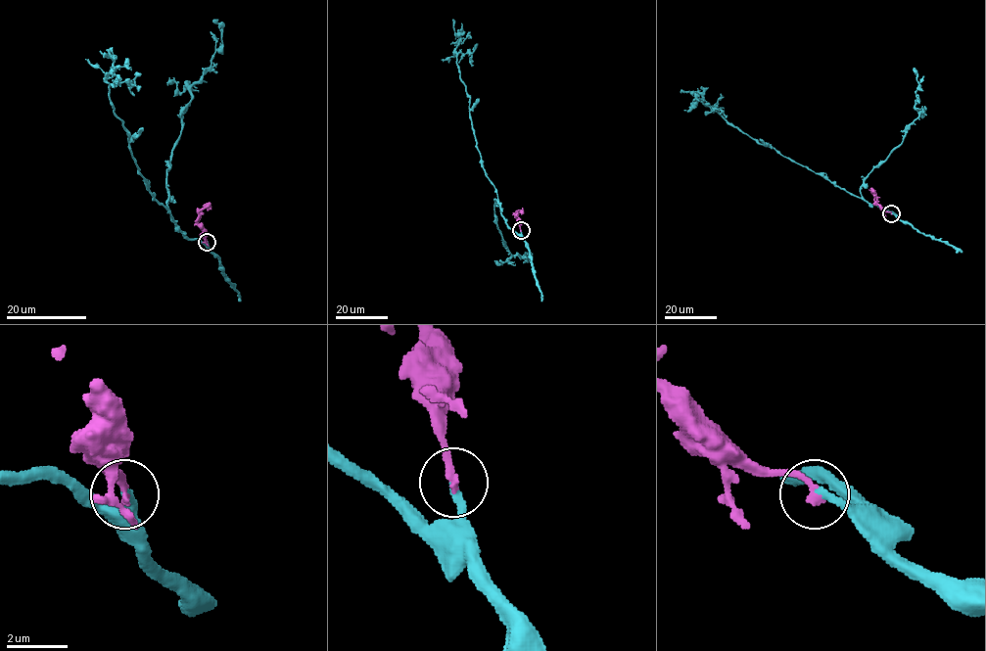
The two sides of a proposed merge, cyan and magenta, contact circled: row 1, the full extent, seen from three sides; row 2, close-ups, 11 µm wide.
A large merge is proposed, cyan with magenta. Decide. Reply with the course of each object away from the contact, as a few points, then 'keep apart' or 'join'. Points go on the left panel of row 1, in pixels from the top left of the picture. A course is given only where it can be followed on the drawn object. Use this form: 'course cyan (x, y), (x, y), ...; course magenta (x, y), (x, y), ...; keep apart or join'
course cyan (207, 241), (190, 239), (148, 190), (128, 133), (110, 98), (107, 81), (113, 75), (113, 59), (103, 55); course magenta (207, 241), (206, 231), (197, 222), (198, 213), (206, 208), (211, 209); join

